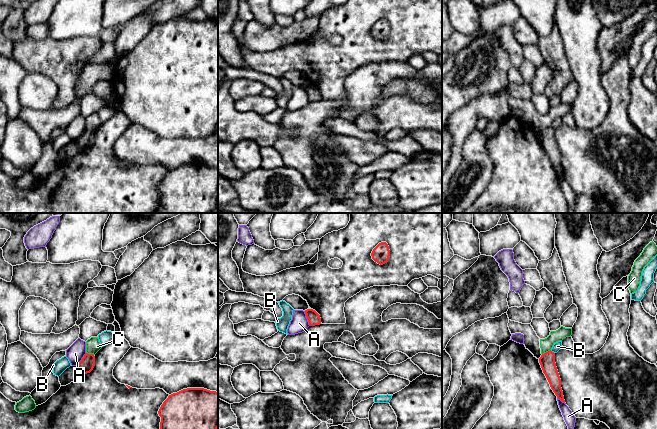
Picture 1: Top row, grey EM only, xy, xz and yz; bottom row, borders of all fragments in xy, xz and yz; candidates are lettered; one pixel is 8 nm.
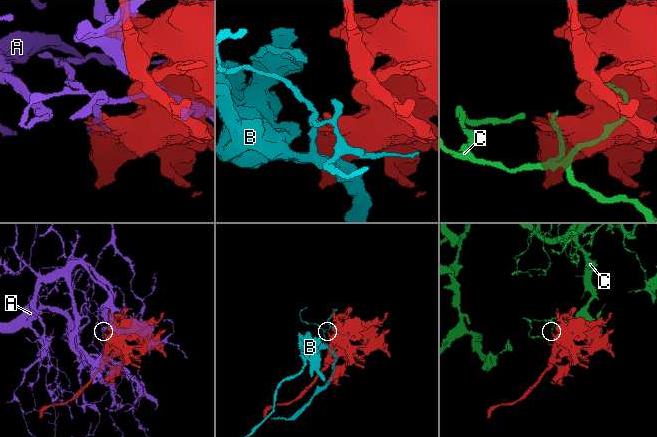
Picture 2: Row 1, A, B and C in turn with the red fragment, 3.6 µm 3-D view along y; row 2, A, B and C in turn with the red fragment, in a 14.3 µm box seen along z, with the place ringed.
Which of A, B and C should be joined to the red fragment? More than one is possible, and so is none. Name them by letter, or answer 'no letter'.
B

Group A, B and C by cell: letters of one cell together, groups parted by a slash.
A / B / C

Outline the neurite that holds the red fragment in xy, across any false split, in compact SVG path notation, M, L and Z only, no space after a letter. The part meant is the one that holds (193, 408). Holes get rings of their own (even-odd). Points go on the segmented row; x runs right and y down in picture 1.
M187 388L173 393L159 411L160 429L217 429L218 392Z

